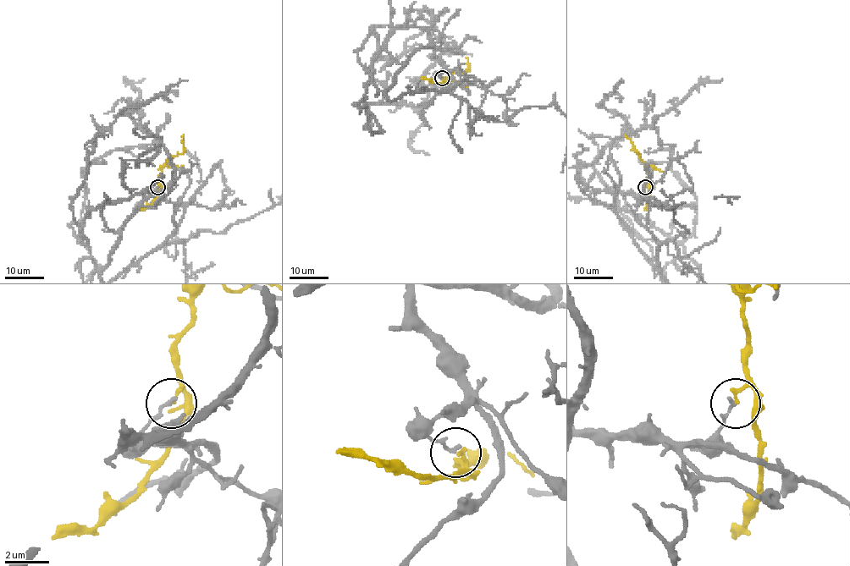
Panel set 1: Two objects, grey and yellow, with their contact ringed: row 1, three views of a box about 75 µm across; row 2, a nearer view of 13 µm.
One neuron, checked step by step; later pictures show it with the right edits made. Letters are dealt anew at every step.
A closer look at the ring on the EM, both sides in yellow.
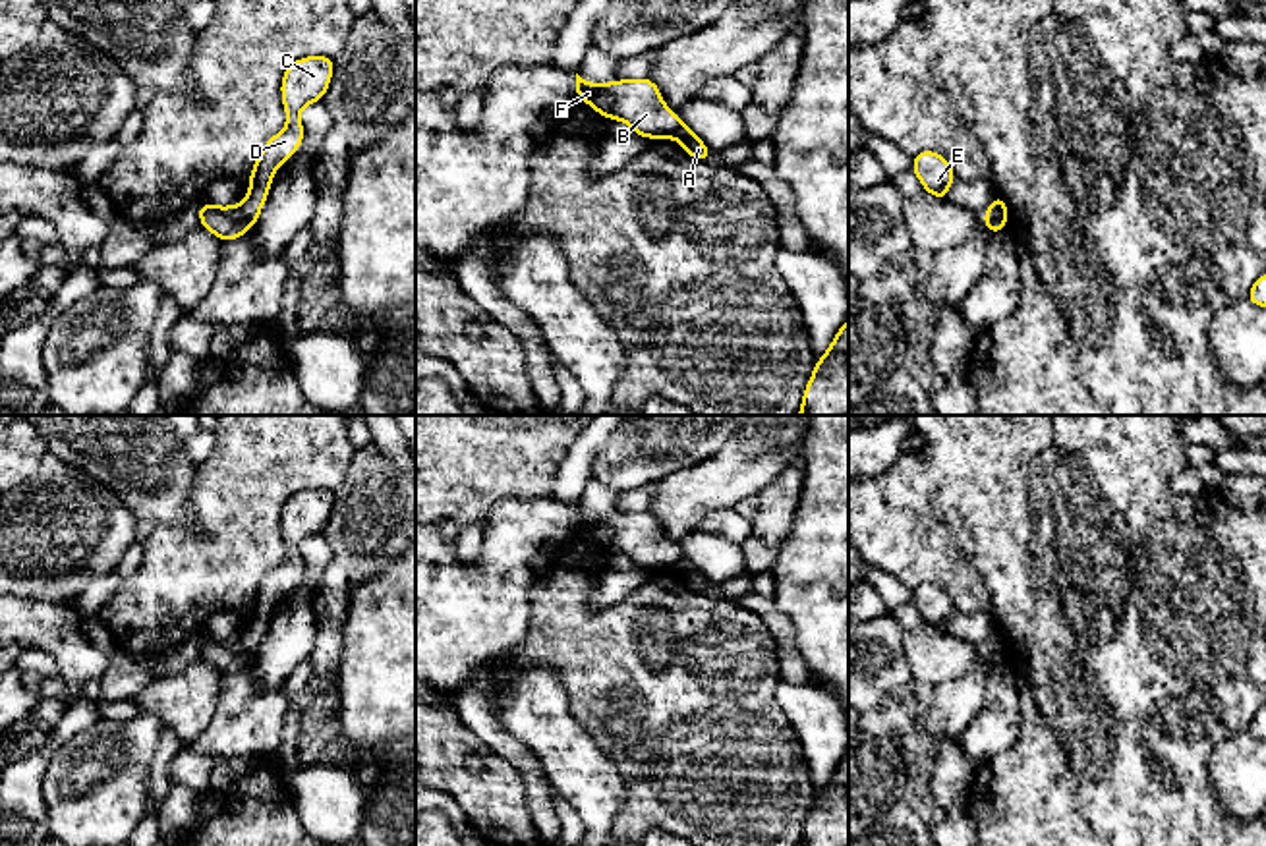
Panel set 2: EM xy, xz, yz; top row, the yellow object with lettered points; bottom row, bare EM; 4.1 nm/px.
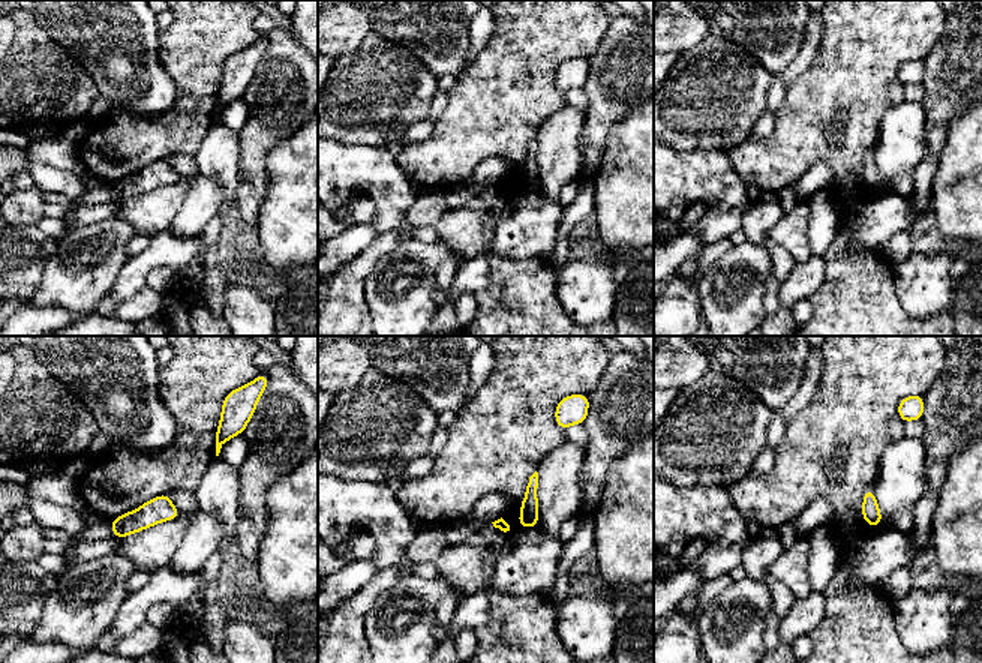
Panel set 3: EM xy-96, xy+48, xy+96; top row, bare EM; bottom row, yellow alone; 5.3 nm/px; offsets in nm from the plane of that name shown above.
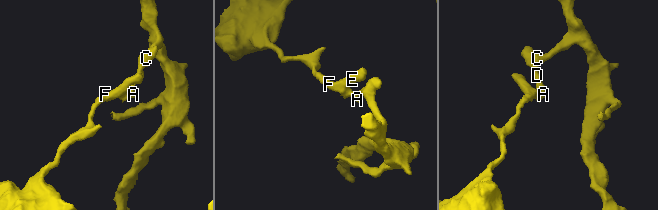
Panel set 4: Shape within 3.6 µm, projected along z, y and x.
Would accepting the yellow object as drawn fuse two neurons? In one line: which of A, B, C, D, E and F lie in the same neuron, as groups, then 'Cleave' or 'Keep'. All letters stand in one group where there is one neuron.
Groups: A C D / B E F. Cleave

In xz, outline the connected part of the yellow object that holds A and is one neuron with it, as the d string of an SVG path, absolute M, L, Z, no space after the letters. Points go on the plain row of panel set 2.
M680 556L673 568L675 574L678 574L686 587L698 593L713 593L713 587L705 579L705 576L686 558Z

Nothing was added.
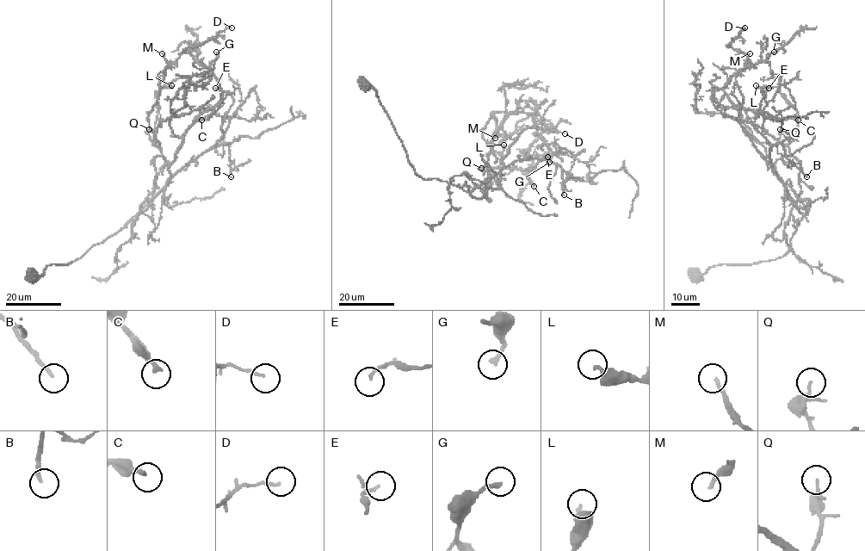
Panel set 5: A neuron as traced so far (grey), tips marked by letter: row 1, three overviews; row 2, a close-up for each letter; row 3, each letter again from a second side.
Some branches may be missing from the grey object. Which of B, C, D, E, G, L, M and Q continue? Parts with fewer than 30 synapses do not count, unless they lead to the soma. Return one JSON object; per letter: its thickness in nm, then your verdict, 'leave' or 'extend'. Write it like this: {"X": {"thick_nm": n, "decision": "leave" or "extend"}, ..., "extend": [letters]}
{"B": {"thick_nm": 170, "decision": "leave"}, "C": {"thick_nm": 190, "decision": "leave"}, "D": {"thick_nm": 100, "decision": "leave"}, "E": {"thick_nm": 140, "decision": "leave"}, "G": {"thick_nm": 220, "decision": "leave"}, "L": {"thick_nm": 400, "decision": "leave"}, "M": {"thick_nm": 170, "decision": "leave"}, "Q": {"thick_nm": 110, "decision": "leave"}, "extend": []}

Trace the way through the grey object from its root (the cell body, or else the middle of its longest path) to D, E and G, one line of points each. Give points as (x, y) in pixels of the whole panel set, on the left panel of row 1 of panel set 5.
D: (32, 275), (79, 258), (142, 213), (165, 185), (169, 167), (148, 119), (159, 82), (182, 50), (231, 27)
E: (32, 275), (40, 275), (51, 264), (67, 265), (116, 233), (173, 176), (213, 147), (233, 102), (215, 88)
G: (32, 275), (79, 258), (151, 199), (153, 159), (161, 155), (157, 92), (206, 73), (216, 52)

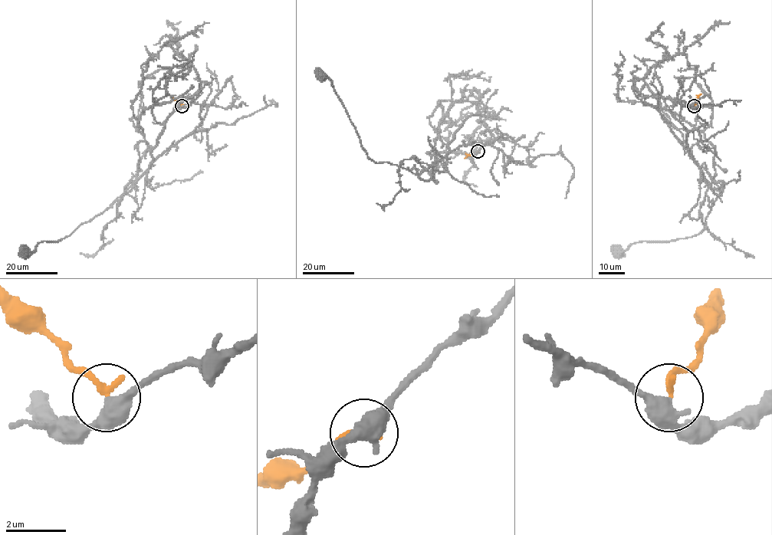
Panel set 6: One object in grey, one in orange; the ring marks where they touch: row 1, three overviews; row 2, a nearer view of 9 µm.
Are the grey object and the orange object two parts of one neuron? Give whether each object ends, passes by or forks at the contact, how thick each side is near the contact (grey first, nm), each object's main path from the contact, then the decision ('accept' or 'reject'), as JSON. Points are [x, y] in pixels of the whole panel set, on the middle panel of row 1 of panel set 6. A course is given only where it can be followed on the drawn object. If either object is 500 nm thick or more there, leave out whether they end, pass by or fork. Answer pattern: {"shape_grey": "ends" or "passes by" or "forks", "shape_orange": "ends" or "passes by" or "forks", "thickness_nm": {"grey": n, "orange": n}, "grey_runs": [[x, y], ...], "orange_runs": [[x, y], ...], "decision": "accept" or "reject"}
{"shape_grey": "forks", "shape_orange": "ends", "thickness_nm": {"grey": 360, "orange": 200}, "grey_runs": [[478, 151], [488, 128], [456, 101], [441, 159], [418, 174], [374, 162], [320, 75]], "orange_runs": [[478, 151], [464, 158]], "decision": "accept"}

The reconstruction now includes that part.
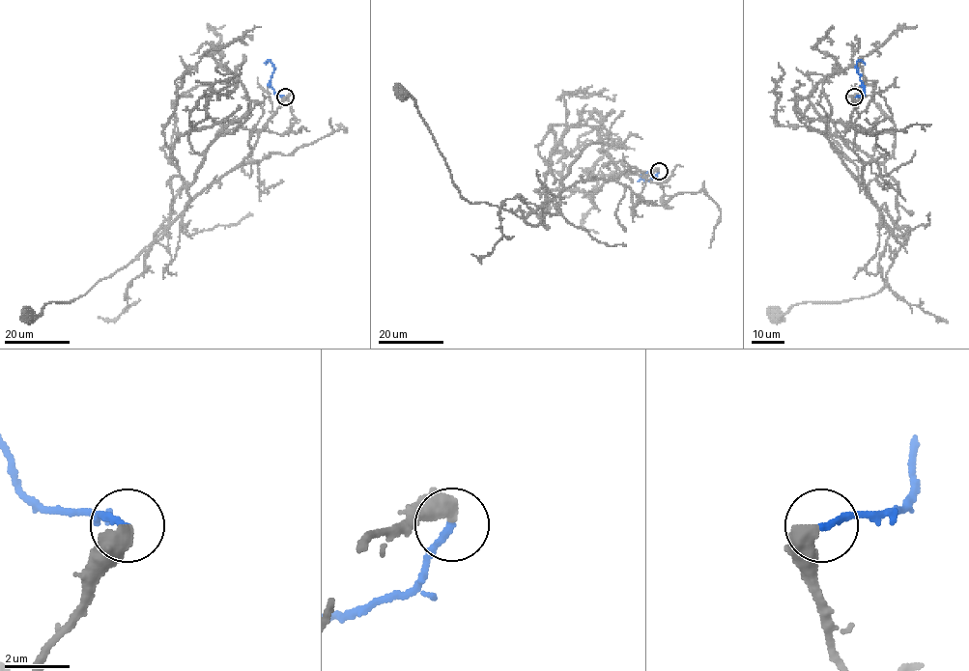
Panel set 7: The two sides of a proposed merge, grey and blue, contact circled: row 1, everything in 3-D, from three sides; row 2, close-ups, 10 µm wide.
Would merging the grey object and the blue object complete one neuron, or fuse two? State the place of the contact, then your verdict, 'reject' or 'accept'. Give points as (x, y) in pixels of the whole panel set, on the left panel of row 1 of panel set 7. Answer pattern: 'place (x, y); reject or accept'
place (285, 97); accept

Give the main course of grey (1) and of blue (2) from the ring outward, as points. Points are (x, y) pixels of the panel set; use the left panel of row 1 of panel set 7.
1: (285, 97), (251, 153), (193, 198), (157, 240), (79, 298), (51, 302), (39, 314), (28, 314)
2: (285, 97), (277, 96), (271, 87), (272, 63), (269, 60), (265, 63)

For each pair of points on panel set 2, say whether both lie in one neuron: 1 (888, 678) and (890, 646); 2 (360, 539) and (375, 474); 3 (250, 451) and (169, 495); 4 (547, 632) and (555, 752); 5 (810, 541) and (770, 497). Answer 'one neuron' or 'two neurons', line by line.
1: one neuron
2: one neuron
3: two neurons
4: two neurons
5: two neurons

